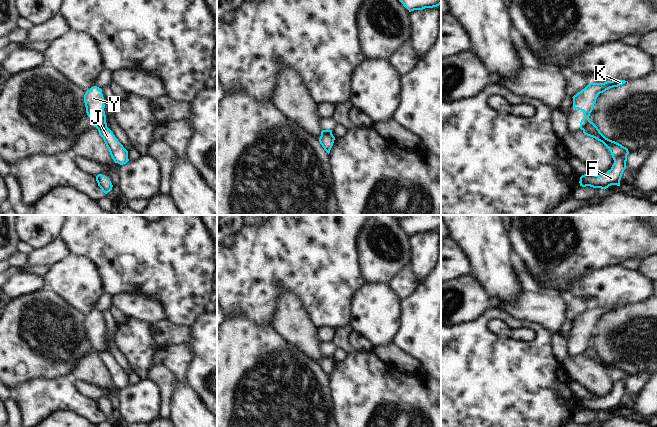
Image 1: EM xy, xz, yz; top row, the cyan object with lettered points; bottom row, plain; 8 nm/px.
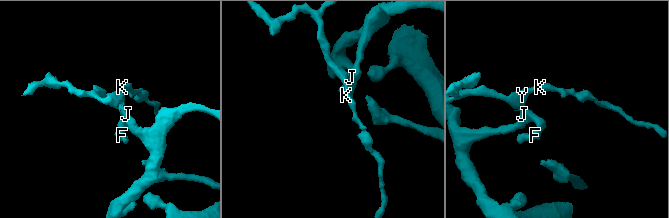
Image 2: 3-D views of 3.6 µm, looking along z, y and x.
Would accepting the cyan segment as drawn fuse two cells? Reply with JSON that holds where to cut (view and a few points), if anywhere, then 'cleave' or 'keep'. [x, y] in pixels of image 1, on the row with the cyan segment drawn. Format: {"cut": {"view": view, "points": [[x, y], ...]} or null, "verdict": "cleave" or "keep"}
{"cut": {"view": "xy", "points": [[106, 126], [97, 128]]}, "verdict": "cleave"}

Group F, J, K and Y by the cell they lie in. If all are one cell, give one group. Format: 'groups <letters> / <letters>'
groups F J / K Y

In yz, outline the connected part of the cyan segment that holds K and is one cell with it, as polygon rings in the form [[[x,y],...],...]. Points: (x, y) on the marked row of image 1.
[[[613,80],[606,81],[604,83],[589,83],[584,89],[574,95],[573,98],[573,110],[579,109],[584,112],[584,117],[580,122],[580,129],[583,130],[584,127],[590,122],[589,116],[593,110],[596,99],[600,93],[606,90],[618,87],[625,84],[625,80]]]

